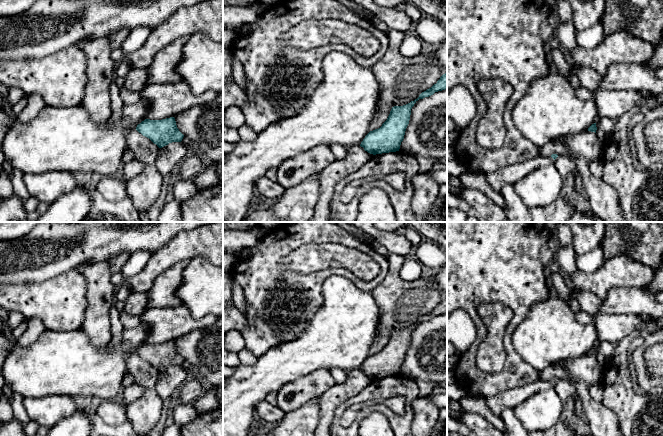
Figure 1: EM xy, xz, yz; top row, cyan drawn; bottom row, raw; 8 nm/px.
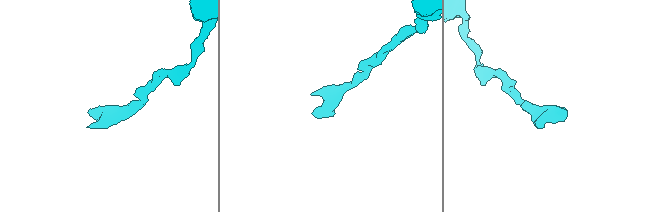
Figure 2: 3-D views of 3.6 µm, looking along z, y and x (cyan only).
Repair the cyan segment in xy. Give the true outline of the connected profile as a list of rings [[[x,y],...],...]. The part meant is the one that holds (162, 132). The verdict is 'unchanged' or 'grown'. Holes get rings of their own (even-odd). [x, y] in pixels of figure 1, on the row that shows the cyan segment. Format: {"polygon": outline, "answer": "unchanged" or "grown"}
{"polygon": [[[174,117],[162,120],[145,119],[137,125],[136,130],[149,138],[159,148],[172,142],[181,142],[184,137],[177,128]]], "answer": "unchanged"}

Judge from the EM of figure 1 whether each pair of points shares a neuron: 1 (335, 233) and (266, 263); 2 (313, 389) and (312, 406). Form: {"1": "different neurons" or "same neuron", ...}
{"1": "same neuron", "2": "different neurons"}

